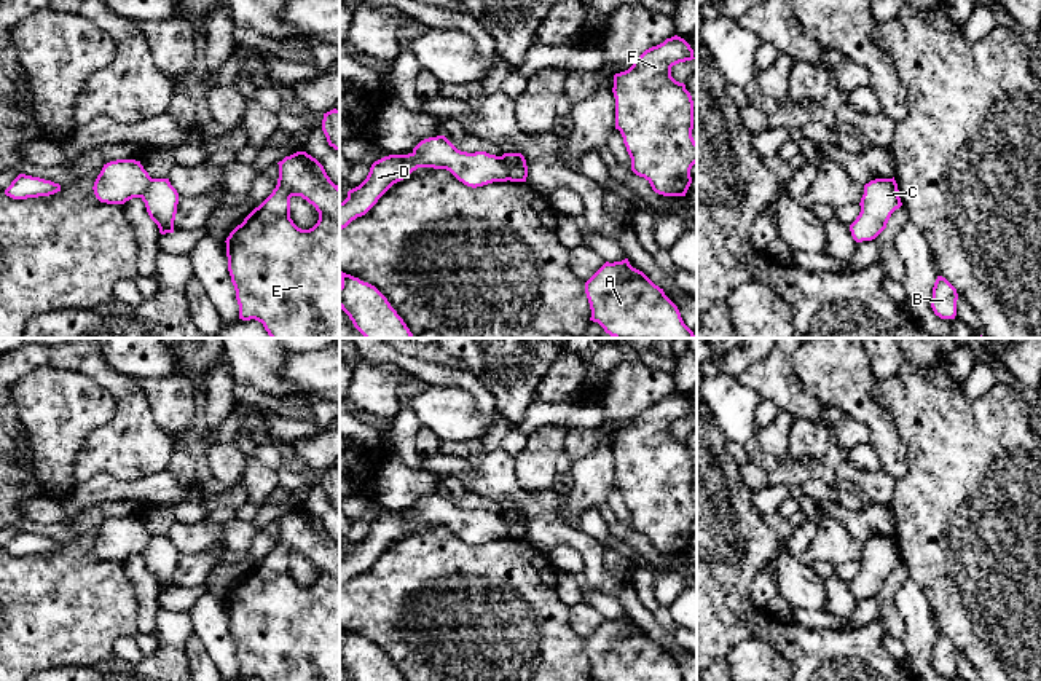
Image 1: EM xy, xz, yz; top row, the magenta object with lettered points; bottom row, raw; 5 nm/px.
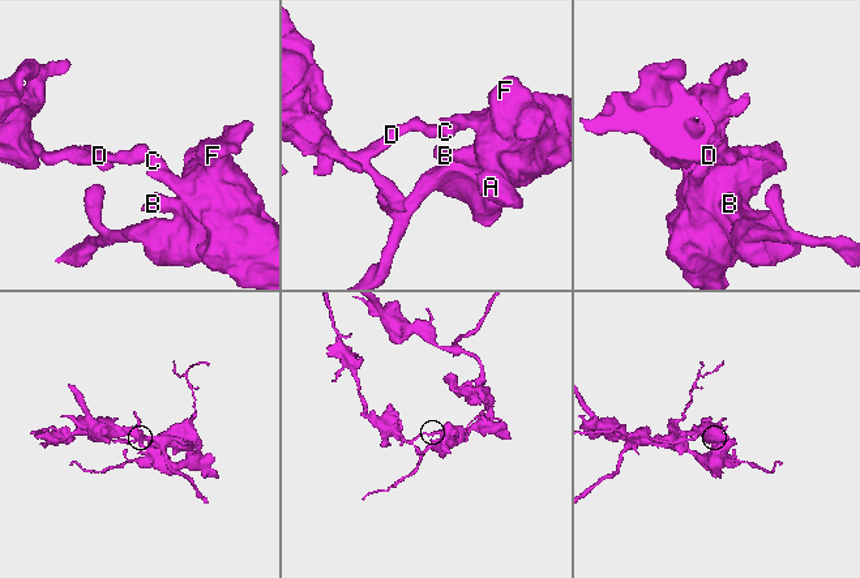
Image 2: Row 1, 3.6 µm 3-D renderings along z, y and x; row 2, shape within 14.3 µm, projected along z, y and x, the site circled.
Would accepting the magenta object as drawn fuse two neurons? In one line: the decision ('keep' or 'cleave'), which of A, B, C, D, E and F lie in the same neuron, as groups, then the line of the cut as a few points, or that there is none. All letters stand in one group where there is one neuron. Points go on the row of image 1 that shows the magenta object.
cleave; groups A B C E F / D; cut xz (499, 157), (509, 179)

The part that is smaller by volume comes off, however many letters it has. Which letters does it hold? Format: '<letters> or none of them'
D

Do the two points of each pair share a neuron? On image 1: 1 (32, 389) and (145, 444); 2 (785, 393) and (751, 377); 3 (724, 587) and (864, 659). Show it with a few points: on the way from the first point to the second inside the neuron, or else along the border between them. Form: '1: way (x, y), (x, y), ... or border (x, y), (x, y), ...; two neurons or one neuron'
1: border (117, 397), (115, 415), (96, 428), (78, 452); two neurons
2: way (777, 385), (770, 378), (759, 377); one neuron
3: way (759, 622), (818, 657), (829, 659); one neuron

